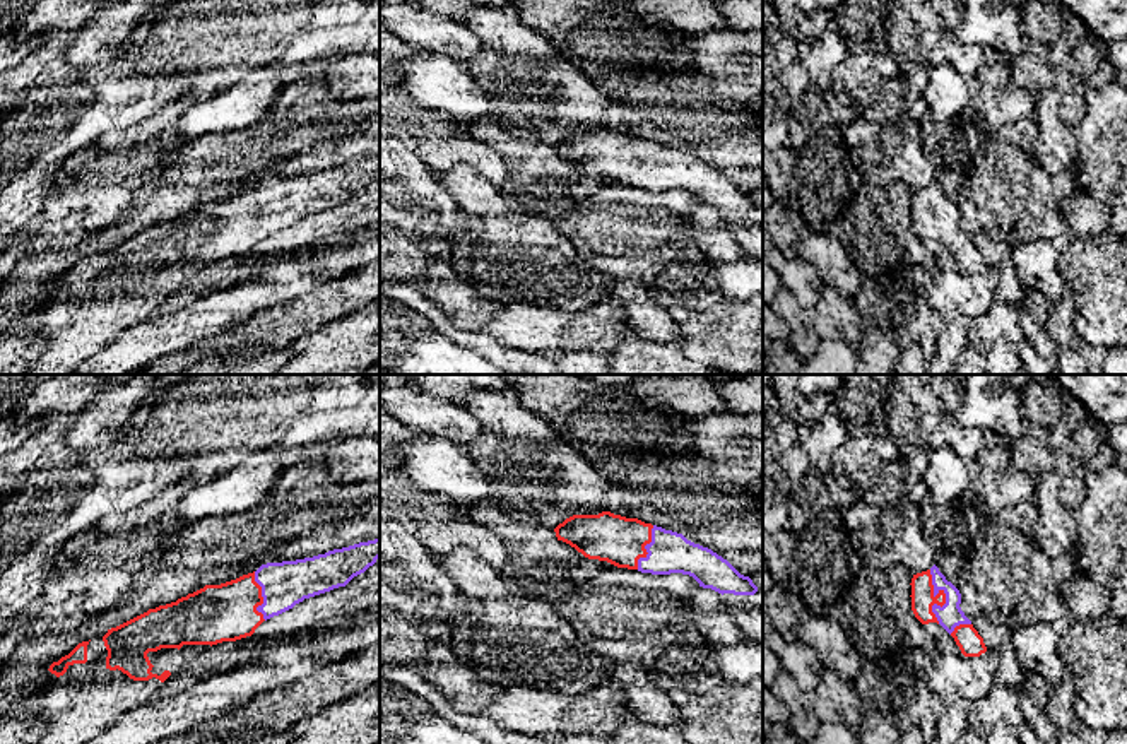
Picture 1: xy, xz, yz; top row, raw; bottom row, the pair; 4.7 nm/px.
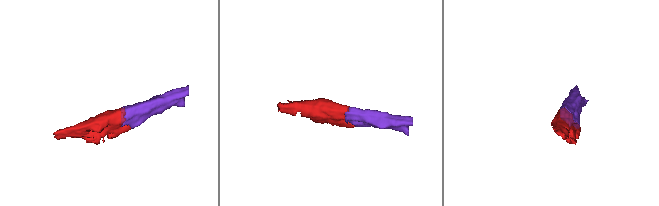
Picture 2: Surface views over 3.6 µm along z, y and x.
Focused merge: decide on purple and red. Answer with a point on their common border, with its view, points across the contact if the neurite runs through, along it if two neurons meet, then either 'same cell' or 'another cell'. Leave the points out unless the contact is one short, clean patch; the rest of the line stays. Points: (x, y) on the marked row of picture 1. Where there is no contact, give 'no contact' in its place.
yz (946, 597) | across yz (949, 616), (946, 597), (934, 597), (922, 590) | same cell

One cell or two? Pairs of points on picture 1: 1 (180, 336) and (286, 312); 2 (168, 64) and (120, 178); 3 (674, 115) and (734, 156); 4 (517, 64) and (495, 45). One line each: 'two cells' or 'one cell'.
1: two cells
2: two cells
3: one cell
4: one cell

